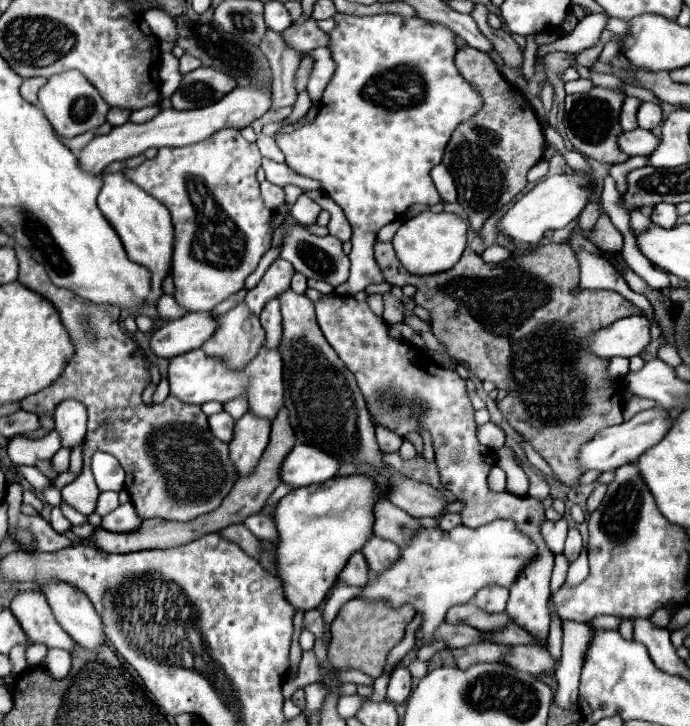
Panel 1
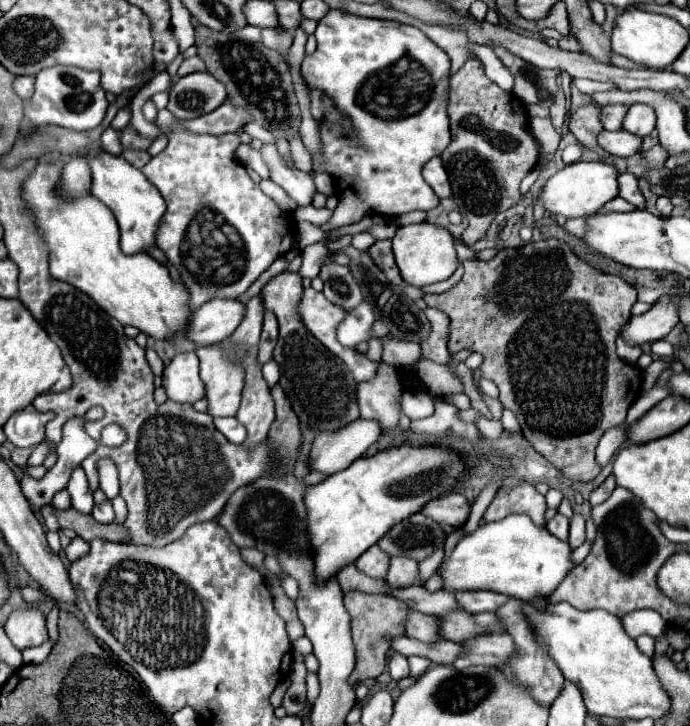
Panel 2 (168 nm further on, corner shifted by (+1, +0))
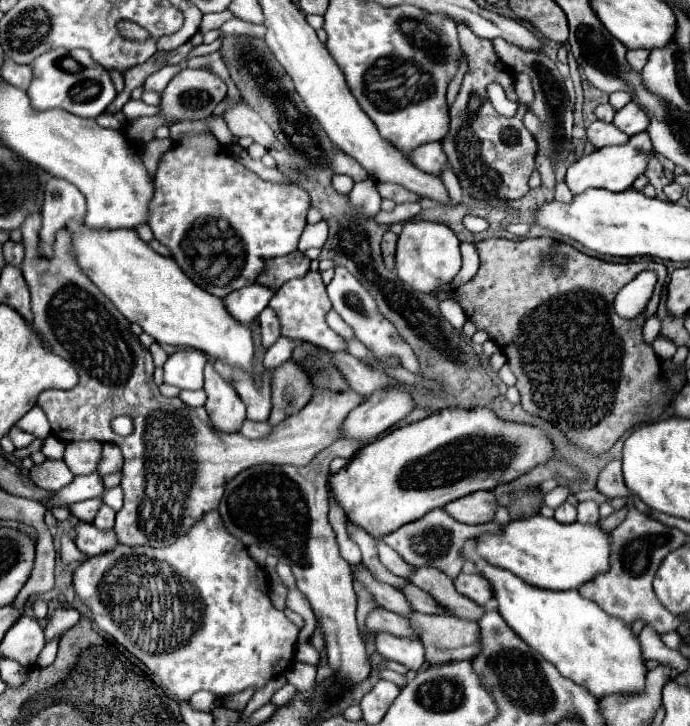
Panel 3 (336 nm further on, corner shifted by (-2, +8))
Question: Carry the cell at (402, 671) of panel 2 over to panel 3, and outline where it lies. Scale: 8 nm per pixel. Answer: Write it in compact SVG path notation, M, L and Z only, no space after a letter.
M380 632L376 634L376 650L386 660L400 662L414 672L418 672L426 662L422 640L406 640L400 636L390 636L388 632Z

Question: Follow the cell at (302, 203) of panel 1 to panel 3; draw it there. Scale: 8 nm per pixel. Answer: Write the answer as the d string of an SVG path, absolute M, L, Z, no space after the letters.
M242 98L236 100L230 108L226 108L222 118L226 120L232 136L236 136L236 138L250 136L250 138L254 138L254 142L258 142L266 148L270 148L270 144L276 140L276 136L268 128L268 124L252 108L248 108L248 104L244 104Z

